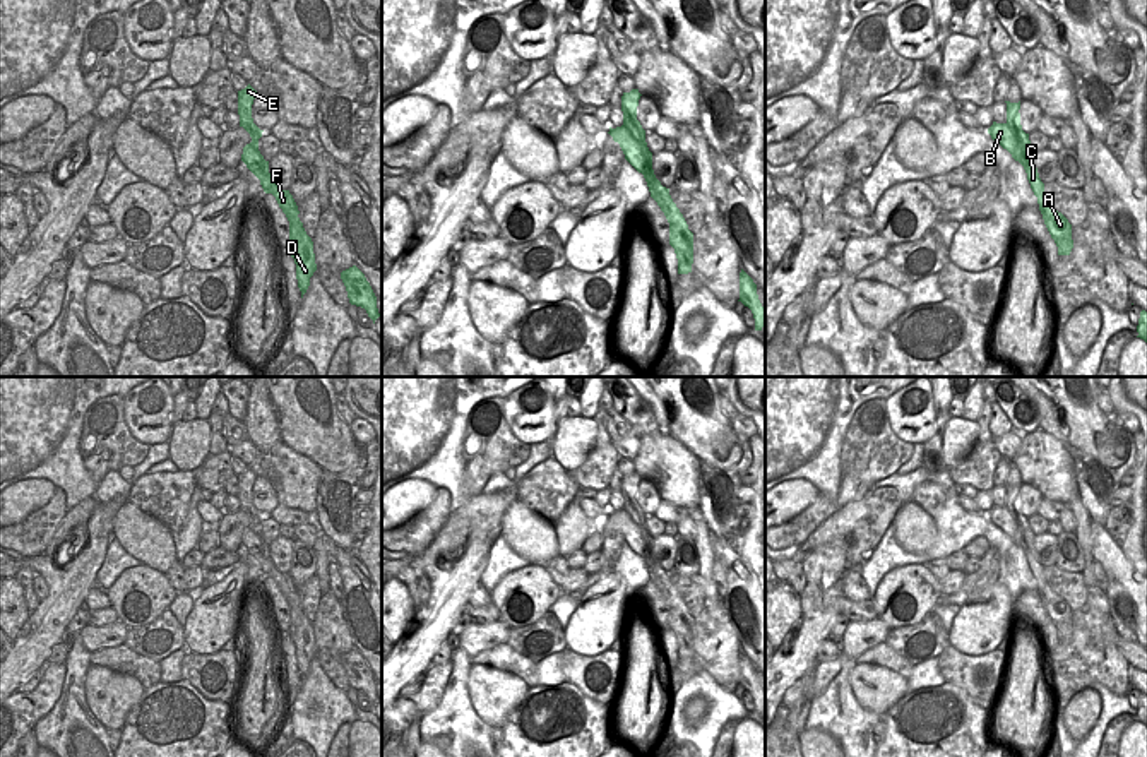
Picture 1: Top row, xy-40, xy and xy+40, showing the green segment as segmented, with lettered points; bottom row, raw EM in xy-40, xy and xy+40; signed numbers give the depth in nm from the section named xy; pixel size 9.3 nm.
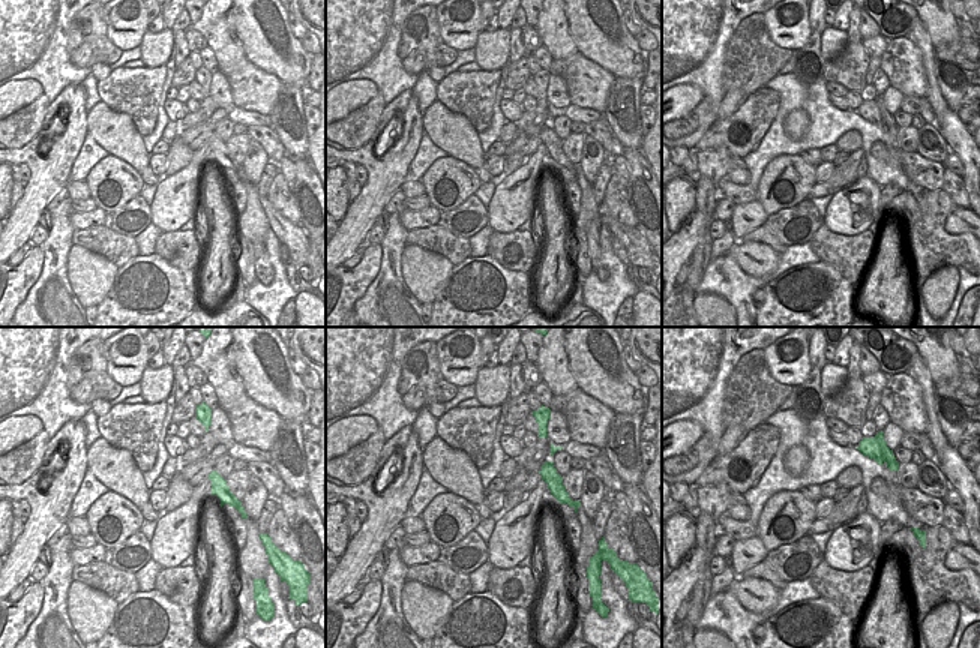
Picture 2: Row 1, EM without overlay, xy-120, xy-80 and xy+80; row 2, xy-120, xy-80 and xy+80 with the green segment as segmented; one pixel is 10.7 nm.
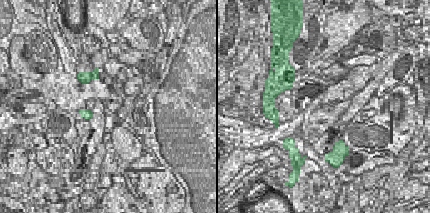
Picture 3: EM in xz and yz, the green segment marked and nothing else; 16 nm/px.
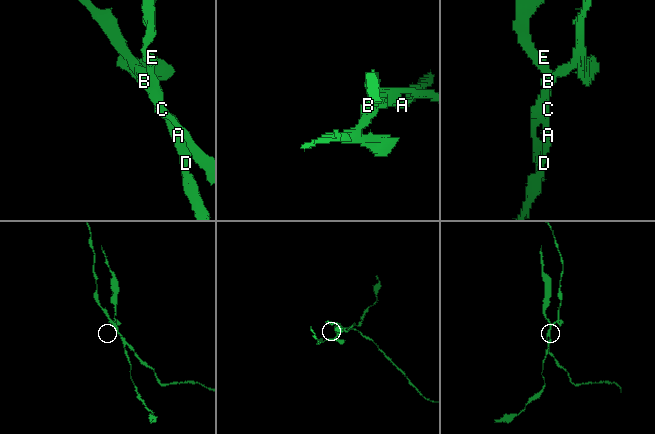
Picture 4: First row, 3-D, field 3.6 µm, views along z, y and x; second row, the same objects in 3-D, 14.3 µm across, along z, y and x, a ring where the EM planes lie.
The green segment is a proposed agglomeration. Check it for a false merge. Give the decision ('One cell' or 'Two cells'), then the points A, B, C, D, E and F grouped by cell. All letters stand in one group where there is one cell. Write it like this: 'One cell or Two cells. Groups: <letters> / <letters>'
Two cells. Groups: A C D E F / B

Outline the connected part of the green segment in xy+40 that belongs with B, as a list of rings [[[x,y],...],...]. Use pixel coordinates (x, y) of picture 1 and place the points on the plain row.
[[[993,505],[993,509],[988,512],[988,517],[991,519],[991,522],[995,526],[998,526],[1003,533],[1007,533],[1012,541],[1015,545],[1019,545],[1024,553],[1027,555],[1025,548],[1024,548],[1024,534],[1015,521],[1015,517],[1012,516],[1012,512],[1008,510],[1008,507],[996,507]]]

